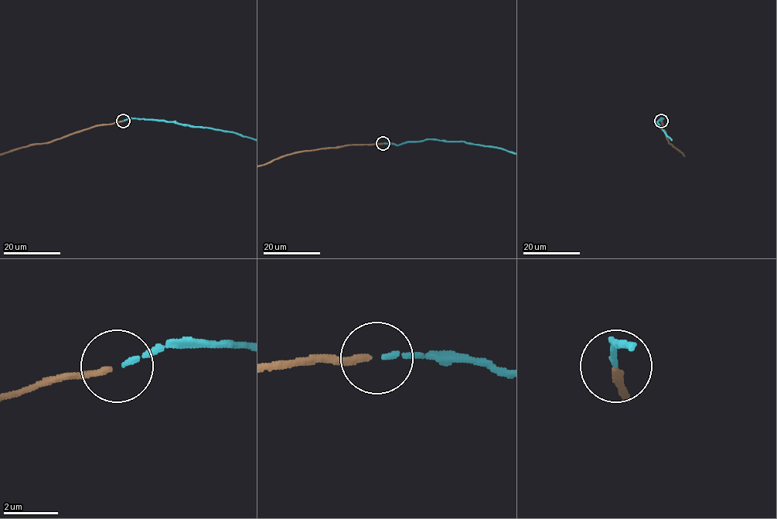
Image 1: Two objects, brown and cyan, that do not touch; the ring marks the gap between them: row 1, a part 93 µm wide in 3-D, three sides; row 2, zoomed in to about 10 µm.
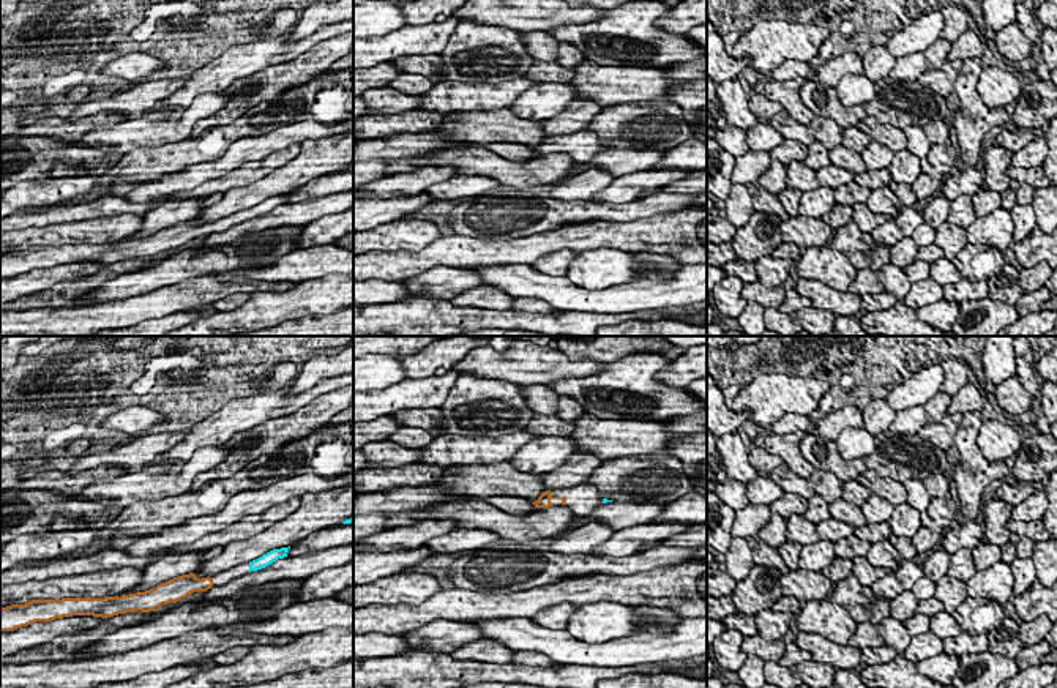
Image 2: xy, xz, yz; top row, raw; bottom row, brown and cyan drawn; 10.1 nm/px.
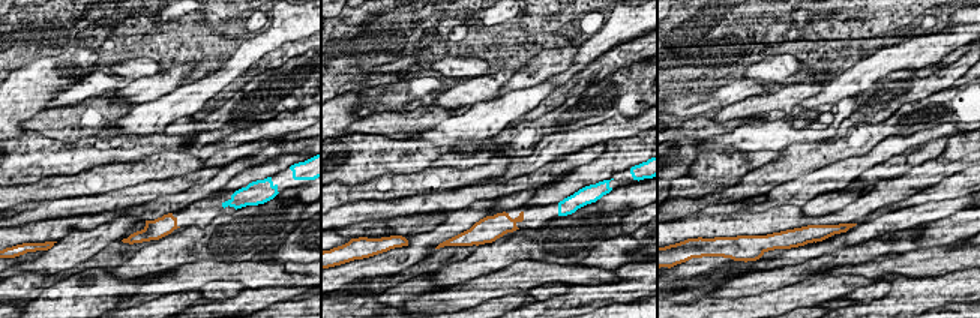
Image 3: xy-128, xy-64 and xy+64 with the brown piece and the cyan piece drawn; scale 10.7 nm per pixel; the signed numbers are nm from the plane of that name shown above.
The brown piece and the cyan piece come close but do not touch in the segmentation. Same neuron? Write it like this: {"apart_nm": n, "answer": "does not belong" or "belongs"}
{"apart_nm": 380, "answer": "belongs"}

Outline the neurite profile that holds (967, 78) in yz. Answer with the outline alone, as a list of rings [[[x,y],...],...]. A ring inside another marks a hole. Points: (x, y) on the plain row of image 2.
[[[965,58],[953,84],[962,107],[978,118],[984,118],[989,114],[989,107],[983,103],[977,90],[981,69],[981,65],[975,63],[972,58]]]

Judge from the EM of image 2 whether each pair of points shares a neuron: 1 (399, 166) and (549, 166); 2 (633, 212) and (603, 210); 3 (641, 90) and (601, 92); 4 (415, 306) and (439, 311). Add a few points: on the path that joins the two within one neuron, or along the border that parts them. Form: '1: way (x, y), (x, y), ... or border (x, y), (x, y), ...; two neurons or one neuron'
1: way (437, 158), (477, 160), (502, 171), (511, 171); one neuron
2: way (625, 212), (611, 212); one neuron
3: way (631, 90), (611, 90); one neuron
4: way (422, 311), (433, 311); one neuron

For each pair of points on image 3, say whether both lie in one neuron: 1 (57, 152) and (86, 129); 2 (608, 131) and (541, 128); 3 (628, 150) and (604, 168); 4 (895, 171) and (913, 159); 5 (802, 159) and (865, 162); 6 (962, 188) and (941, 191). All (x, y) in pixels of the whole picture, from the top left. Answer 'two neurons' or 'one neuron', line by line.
1: two neurons
2: two neurons
3: one neuron
4: one neuron
5: two neurons
6: one neuron

